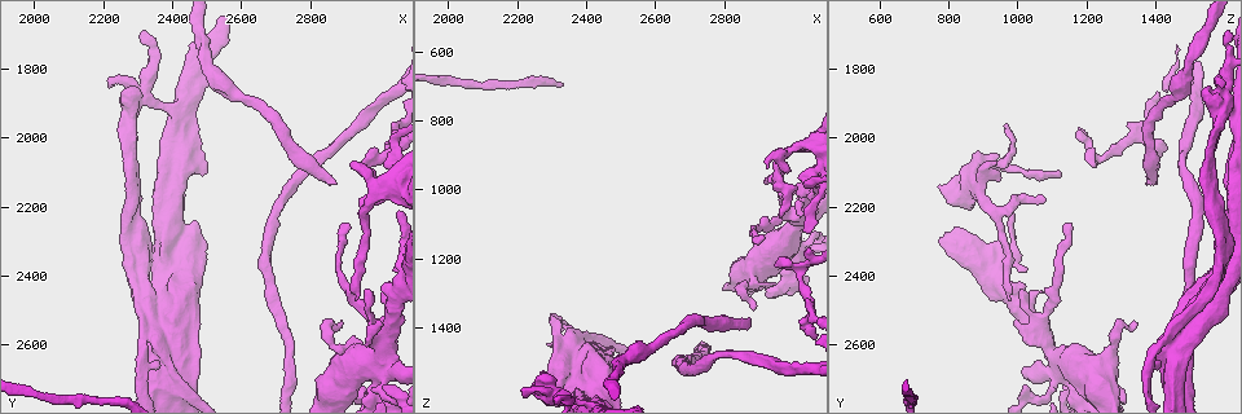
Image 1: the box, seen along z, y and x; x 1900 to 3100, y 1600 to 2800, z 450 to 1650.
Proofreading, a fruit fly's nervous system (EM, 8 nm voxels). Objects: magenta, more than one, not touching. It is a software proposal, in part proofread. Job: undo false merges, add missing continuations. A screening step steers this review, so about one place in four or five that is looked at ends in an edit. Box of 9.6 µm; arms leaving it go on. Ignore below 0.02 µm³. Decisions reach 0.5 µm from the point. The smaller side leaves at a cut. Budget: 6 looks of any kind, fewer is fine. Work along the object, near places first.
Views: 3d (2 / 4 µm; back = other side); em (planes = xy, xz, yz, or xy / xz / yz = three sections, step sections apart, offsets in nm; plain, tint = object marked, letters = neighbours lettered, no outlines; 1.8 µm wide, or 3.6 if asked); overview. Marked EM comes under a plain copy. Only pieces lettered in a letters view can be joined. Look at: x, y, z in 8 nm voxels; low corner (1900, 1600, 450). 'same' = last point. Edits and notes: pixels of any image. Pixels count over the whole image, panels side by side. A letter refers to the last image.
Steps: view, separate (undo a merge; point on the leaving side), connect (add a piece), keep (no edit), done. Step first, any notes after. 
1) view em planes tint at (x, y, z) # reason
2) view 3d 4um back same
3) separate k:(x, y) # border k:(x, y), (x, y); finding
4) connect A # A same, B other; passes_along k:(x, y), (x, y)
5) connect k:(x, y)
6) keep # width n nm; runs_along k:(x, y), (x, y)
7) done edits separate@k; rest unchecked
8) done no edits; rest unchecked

view 3d 2um at (2920, 2070, 950) # an open end

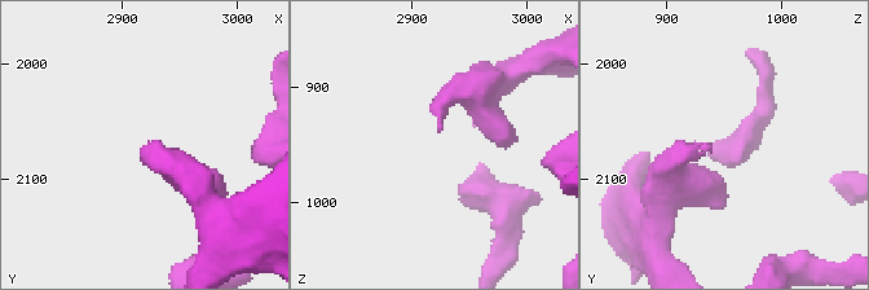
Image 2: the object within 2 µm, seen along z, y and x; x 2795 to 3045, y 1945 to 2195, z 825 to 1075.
view em 3.6um xy step 8 letters at (2924, 2070, 942) # shape alone is not enough

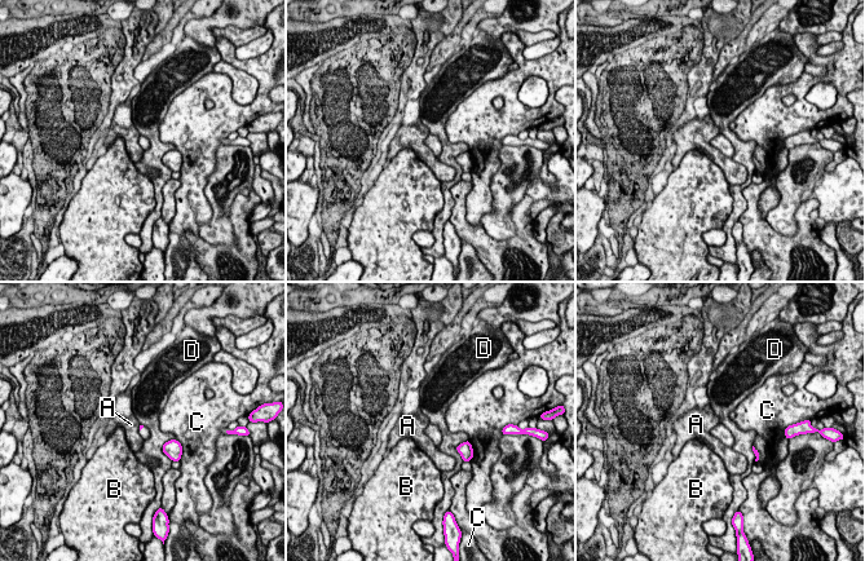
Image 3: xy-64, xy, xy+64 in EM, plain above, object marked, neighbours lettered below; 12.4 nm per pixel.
view em 3.6um planes letters same # cut it another way

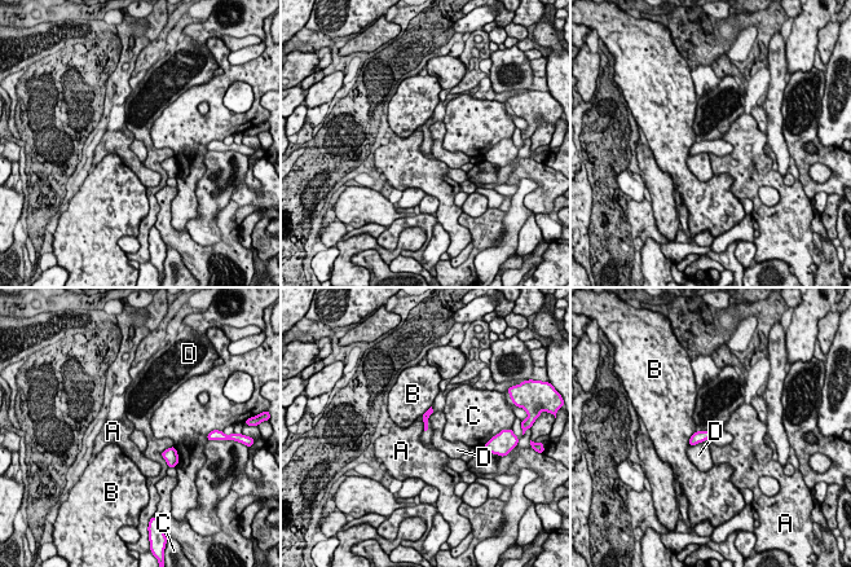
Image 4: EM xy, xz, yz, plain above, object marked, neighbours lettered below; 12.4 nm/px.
keep # longest_contact D 260 nm; A other, B other, C other, D other; none of them fits

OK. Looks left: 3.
view 3d 4um at (2890, 2250, 1150) # tapers out

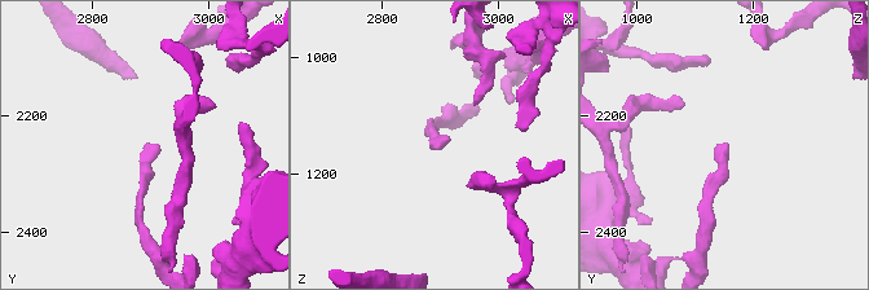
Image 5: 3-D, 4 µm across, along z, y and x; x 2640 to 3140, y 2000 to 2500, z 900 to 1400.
view em planes tint at (2895, 2250, 1155)

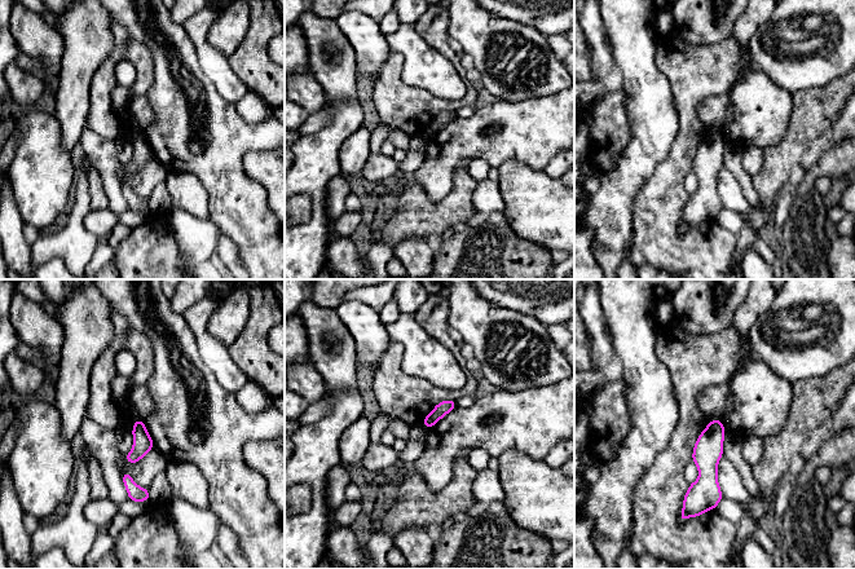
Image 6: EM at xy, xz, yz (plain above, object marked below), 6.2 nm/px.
view em planes letters same

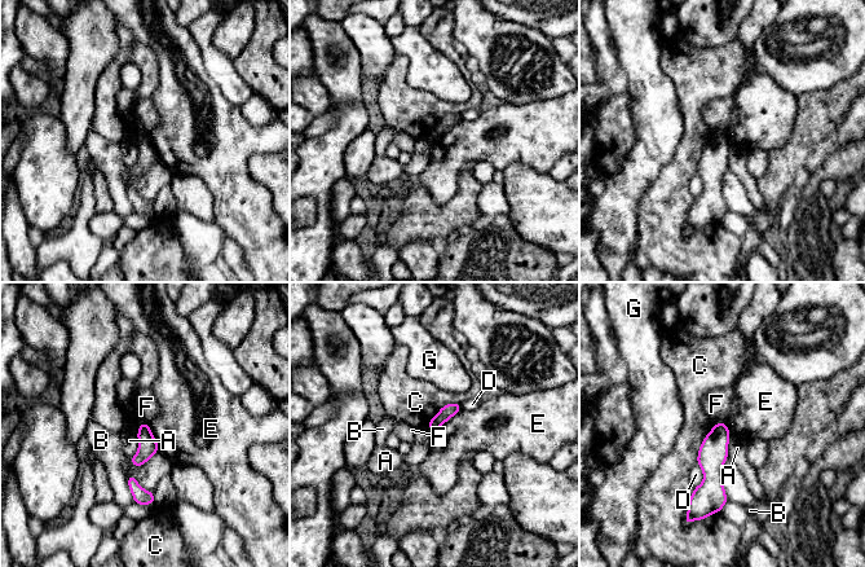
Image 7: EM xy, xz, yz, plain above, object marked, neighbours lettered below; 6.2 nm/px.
keep # width 90 nm; A other, B other, C other, D other, E other, F other, G other; border 7:(724, 421), (714, 423); none of them fits

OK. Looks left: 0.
done no edits; rest unchecked

